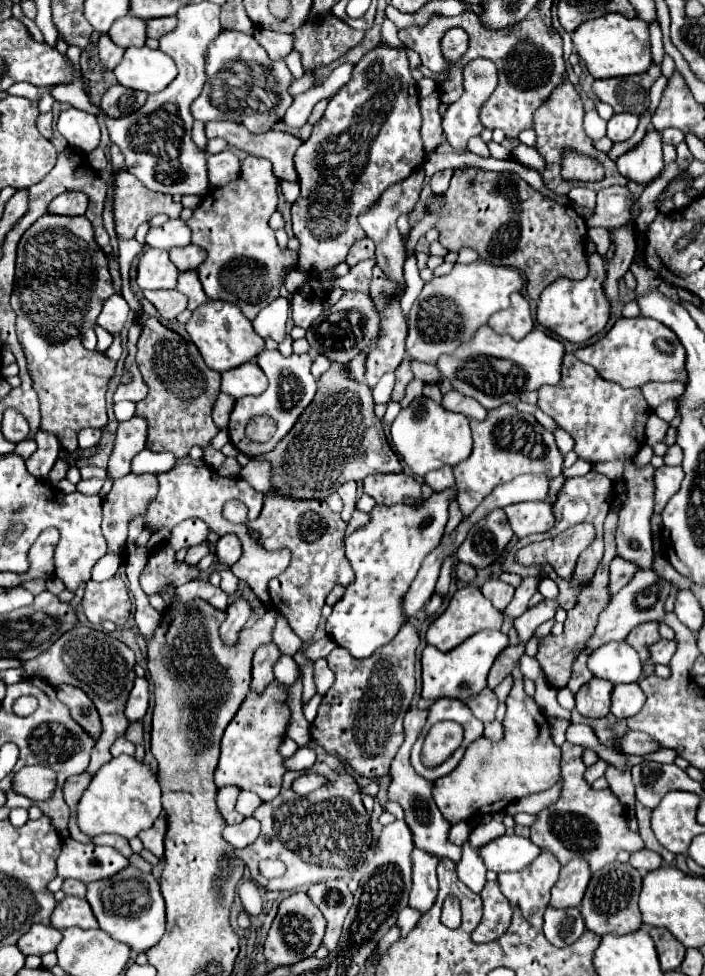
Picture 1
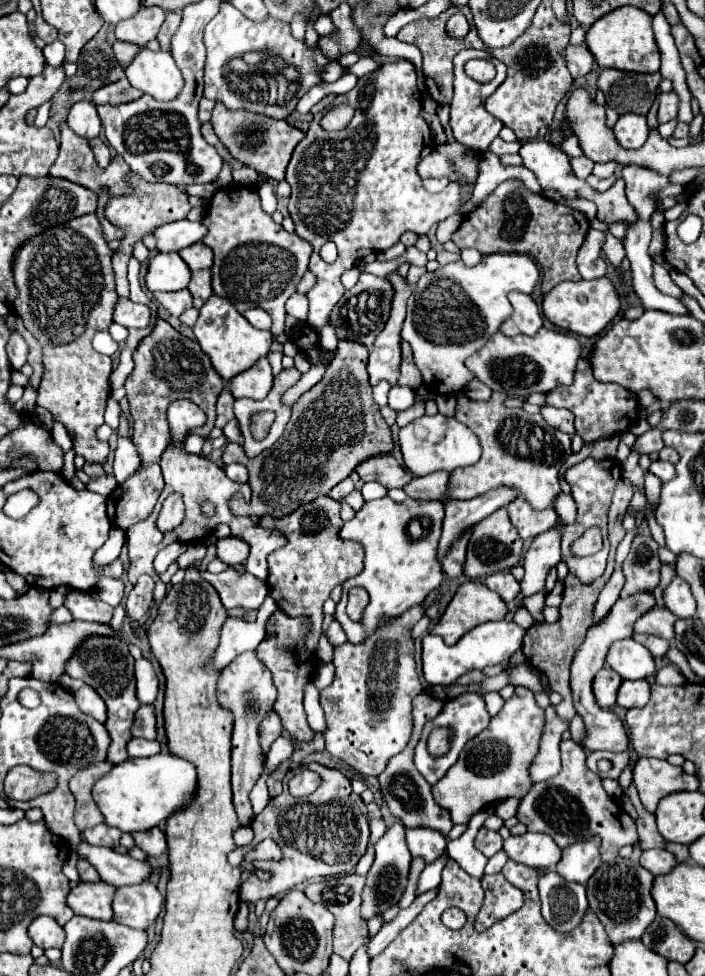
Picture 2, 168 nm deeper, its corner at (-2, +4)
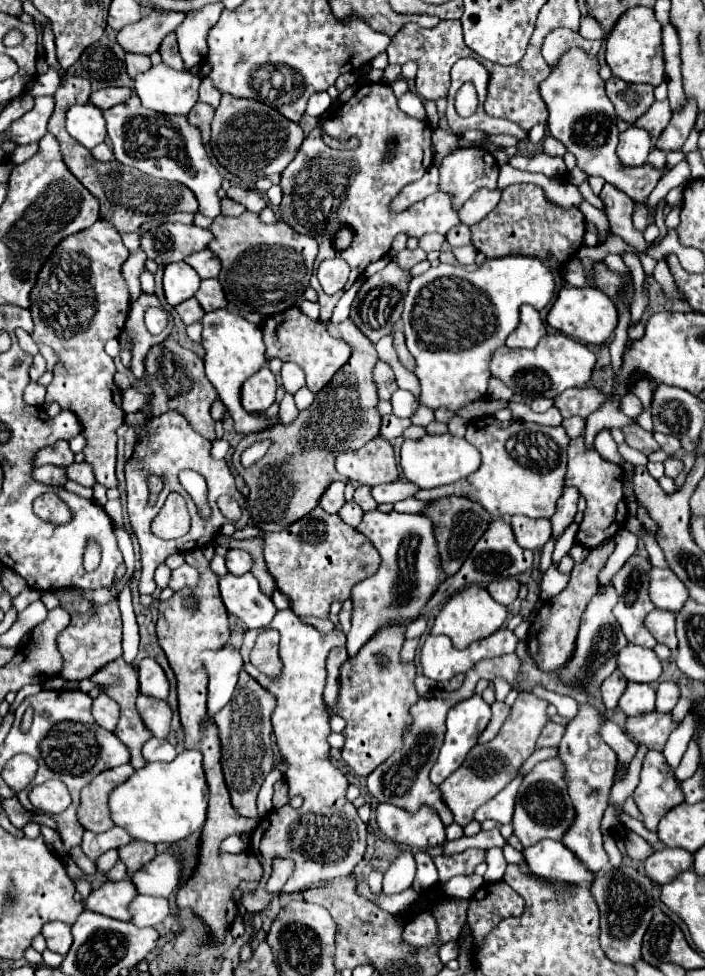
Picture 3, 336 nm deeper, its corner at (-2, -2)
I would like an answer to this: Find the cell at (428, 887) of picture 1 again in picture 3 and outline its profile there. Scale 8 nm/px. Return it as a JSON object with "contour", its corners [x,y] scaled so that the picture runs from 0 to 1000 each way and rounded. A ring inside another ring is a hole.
{"contour":[[[538,823],[535,847],[552,860],[580,868],[620,868],[631,864],[631,845],[611,827],[597,827],[583,833],[555,823]]]}

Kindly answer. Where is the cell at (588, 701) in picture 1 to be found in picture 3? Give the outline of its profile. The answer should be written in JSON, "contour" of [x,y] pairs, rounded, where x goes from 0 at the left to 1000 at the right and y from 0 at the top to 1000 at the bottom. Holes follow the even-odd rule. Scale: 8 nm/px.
{"contour":[[[872,685],[852,702],[855,708],[855,720],[861,726],[872,726],[878,720],[878,714],[884,712],[884,708],[889,706],[889,696],[884,696],[884,692]]]}

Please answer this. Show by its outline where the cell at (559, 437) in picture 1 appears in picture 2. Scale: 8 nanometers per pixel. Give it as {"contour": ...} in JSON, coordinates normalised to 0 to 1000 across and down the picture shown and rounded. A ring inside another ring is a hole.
{"contour":[[[770,415],[770,417],[767,417],[767,425],[770,425],[770,429],[773,429],[782,438],[787,438],[787,440],[793,440],[793,442],[804,444],[807,448],[816,448],[810,421],[804,421],[804,419],[790,419],[790,417],[779,417],[779,415]]]}

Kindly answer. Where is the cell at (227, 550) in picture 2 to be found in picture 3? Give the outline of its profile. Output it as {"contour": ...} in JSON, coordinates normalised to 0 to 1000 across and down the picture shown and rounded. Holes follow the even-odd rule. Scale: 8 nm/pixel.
{"contour":[[[325,563],[319,573],[322,573],[322,583],[328,589],[348,589],[359,581],[359,571],[345,563]]]}

